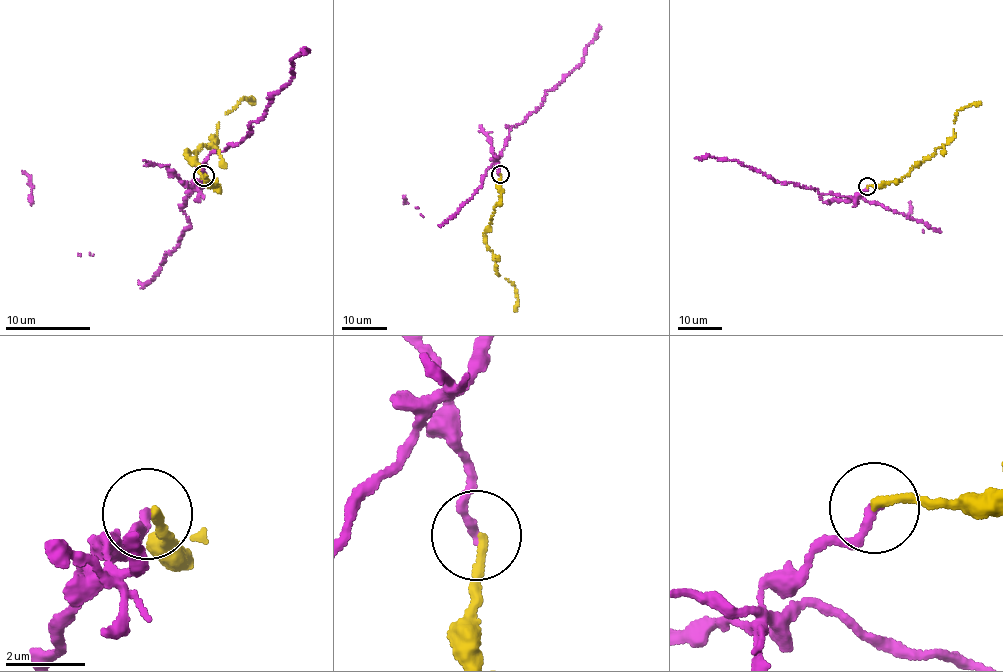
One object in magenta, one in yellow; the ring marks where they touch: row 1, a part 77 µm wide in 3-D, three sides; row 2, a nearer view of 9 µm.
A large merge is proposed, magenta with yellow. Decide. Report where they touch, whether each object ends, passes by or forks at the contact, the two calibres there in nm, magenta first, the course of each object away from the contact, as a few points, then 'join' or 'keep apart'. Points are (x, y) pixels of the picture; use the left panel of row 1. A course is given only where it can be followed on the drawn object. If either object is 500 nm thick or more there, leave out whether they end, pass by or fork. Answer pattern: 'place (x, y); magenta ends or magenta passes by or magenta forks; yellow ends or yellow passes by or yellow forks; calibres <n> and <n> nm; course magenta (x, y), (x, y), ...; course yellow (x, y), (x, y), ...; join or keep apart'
place (204, 176); magenta ends; yellow ends; calibres 240 and 200 nm; course magenta (204, 175), (197, 187), (211, 153), (244, 140), (251, 122), (261, 119), (286, 86), (291, 64), (306, 48); course yellow (204, 175), (217, 186), (207, 183), (187, 154), (213, 146), (216, 124), (243, 98), (253, 102), (249, 103); keep apart

